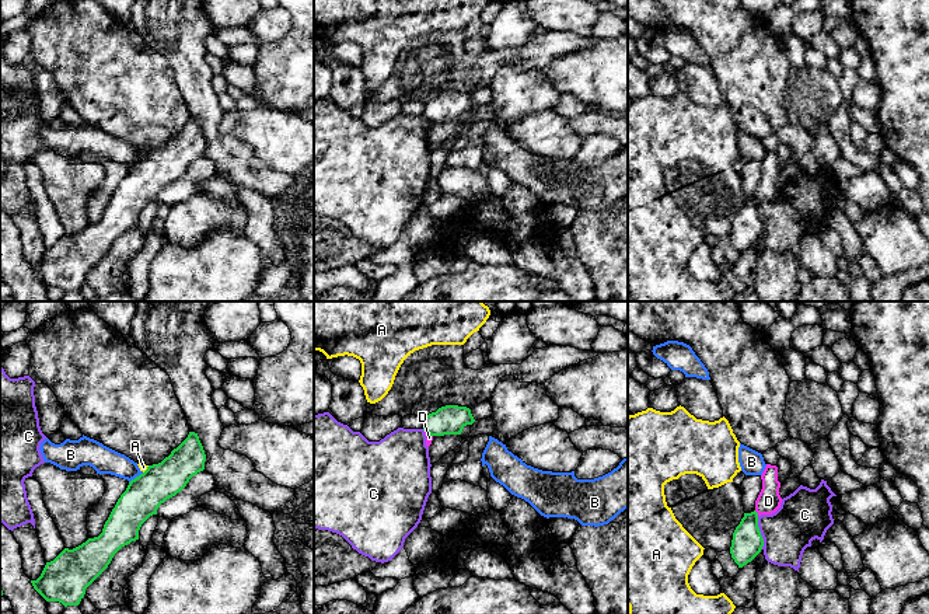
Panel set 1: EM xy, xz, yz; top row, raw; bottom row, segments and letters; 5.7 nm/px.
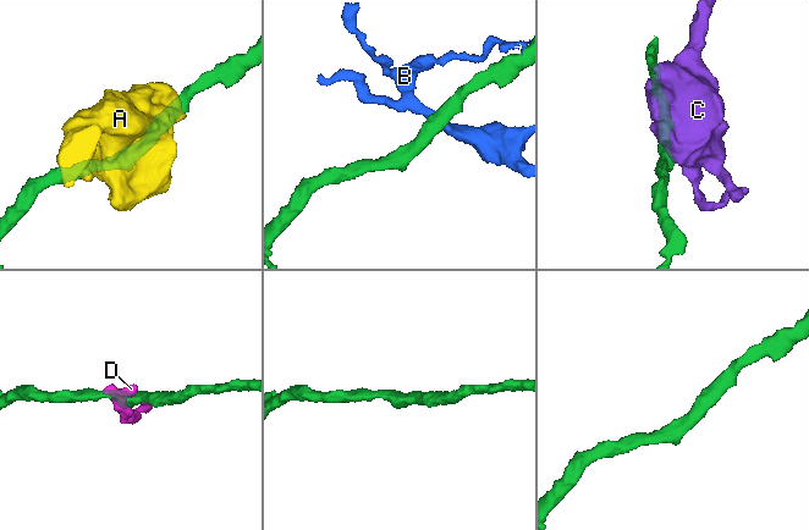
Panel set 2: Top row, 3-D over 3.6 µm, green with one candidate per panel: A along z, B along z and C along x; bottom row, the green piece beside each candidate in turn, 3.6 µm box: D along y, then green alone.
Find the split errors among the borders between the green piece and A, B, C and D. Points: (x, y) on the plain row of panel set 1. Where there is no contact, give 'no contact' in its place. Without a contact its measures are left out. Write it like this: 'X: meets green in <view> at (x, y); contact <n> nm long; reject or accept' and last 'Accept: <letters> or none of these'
A: meets green in xy at (146, 156); contact 60 nm long; reject
B: meets green in xy at (136, 163); contact 110 nm long; reject
C: meets green in yz at (760, 219); contact 190 nm long; reject
D: meets green in yz at (757, 199); contact 40 nm long; reject
Accept: none of these

